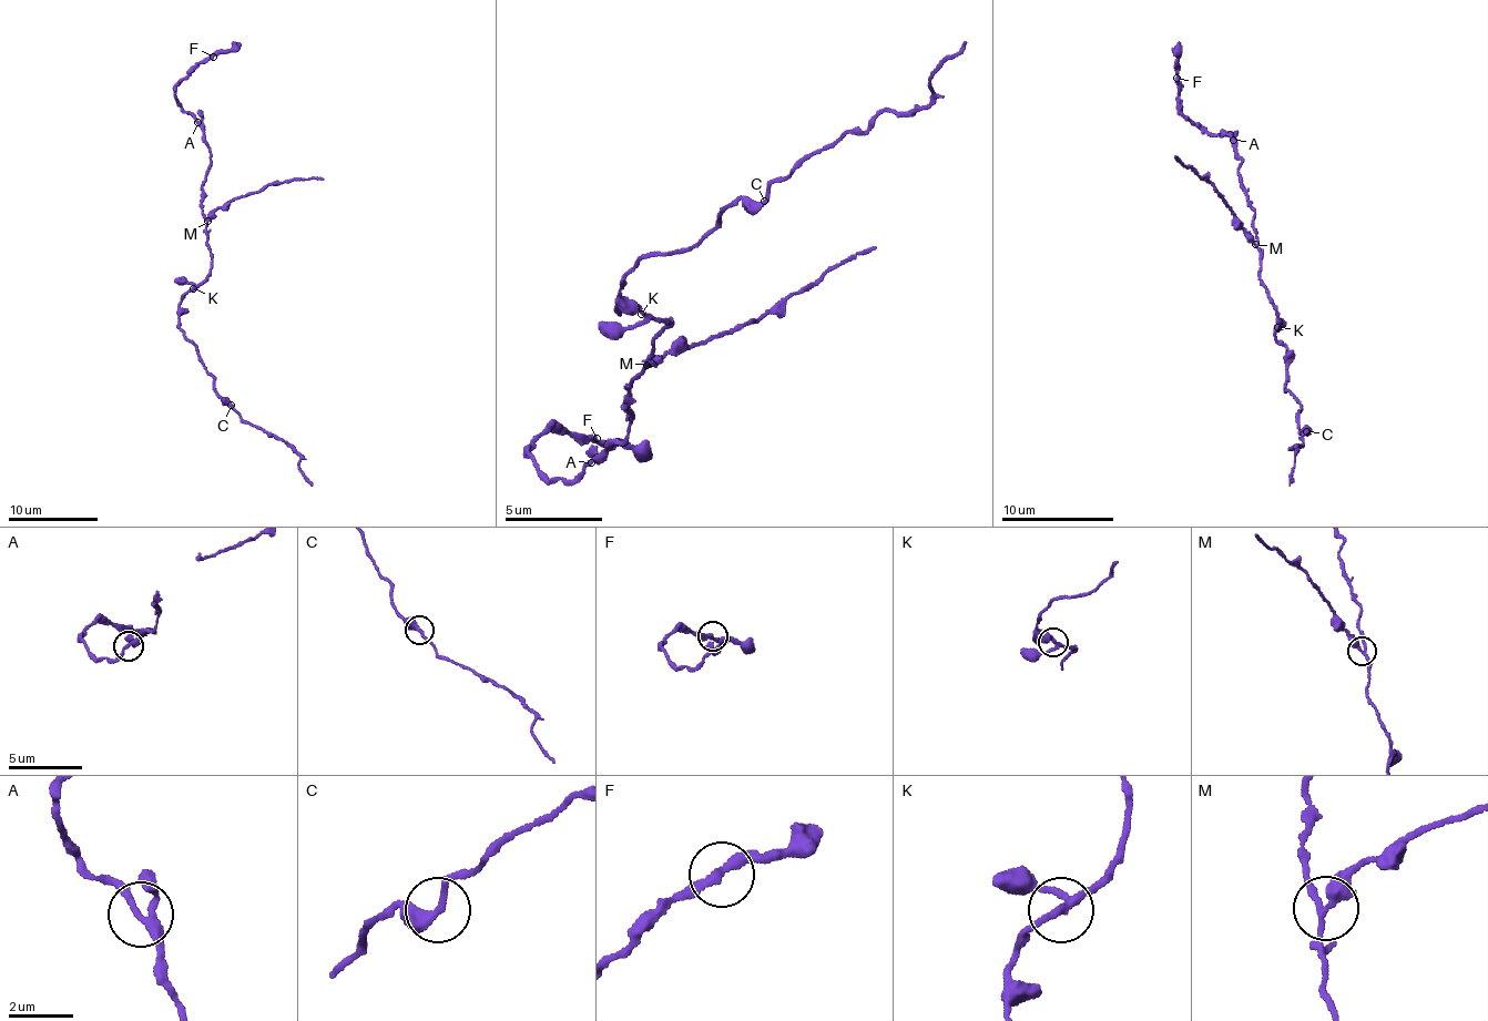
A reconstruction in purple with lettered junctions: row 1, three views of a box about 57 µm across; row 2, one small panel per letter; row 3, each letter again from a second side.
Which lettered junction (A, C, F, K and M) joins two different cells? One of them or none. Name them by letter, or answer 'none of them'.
M

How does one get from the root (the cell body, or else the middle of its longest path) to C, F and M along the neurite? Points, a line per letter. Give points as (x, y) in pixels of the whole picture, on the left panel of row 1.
C: (205, 277), (189, 288), (179, 304), (179, 329), (192, 343), (200, 363), (214, 377), (214, 388), (231, 405)
F: (205, 277), (211, 249), (203, 187), (211, 151), (204, 128), (175, 97), (180, 82), (213, 57)
M: (205, 277), (210, 272), (211, 255), (206, 244), (207, 221)

